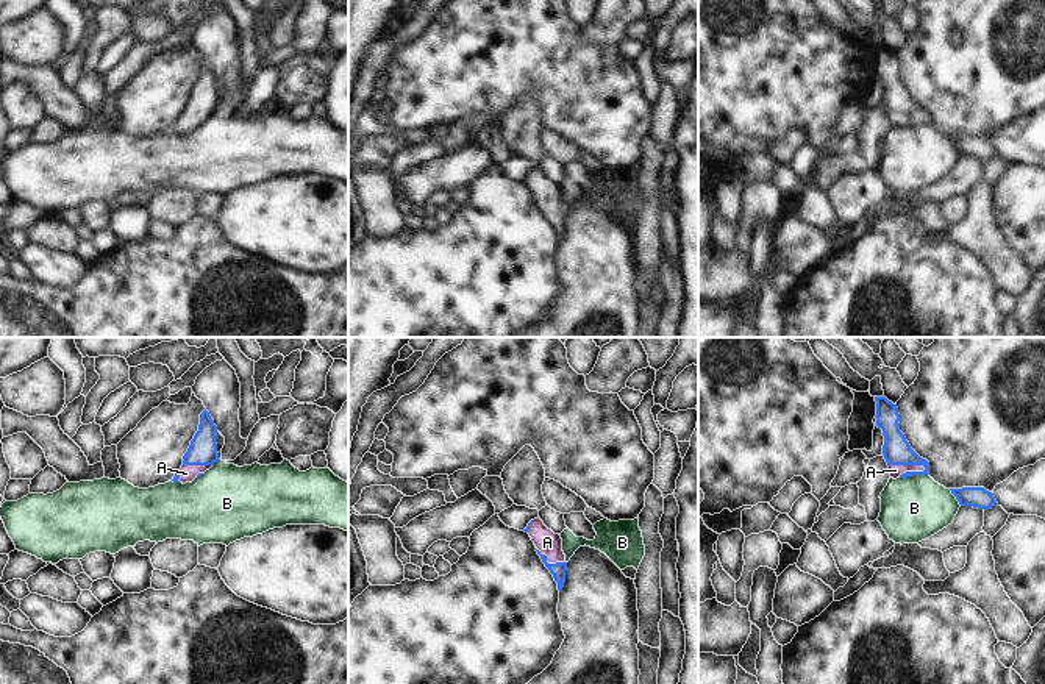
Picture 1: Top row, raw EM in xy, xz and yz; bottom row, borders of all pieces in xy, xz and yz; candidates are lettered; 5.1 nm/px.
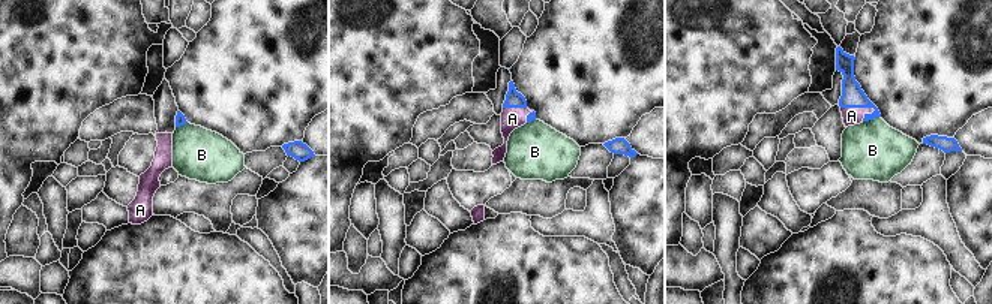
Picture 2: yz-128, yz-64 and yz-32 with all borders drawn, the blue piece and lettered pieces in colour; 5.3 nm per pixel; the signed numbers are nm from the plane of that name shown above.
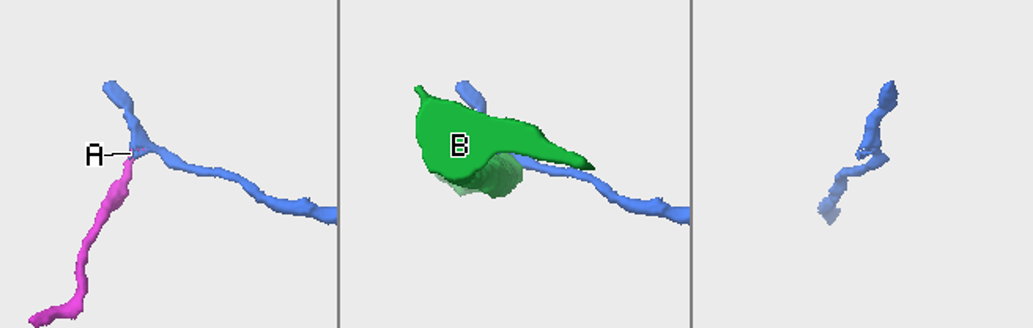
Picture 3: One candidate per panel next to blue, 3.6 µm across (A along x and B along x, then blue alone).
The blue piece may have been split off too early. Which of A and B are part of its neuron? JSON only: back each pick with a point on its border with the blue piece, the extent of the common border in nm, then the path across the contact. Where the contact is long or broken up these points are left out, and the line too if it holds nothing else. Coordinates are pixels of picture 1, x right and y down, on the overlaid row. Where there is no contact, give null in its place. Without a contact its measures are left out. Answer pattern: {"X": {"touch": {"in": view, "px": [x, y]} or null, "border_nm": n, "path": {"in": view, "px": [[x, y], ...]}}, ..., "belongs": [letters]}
{"A": {"touch": {"in": "yz", "px": [908, 464]}, "border_nm": 190, "path": {"in": "yz", "px": [[897, 452], [908, 464], [895, 470]]}}, "belongs": ["A"]}

